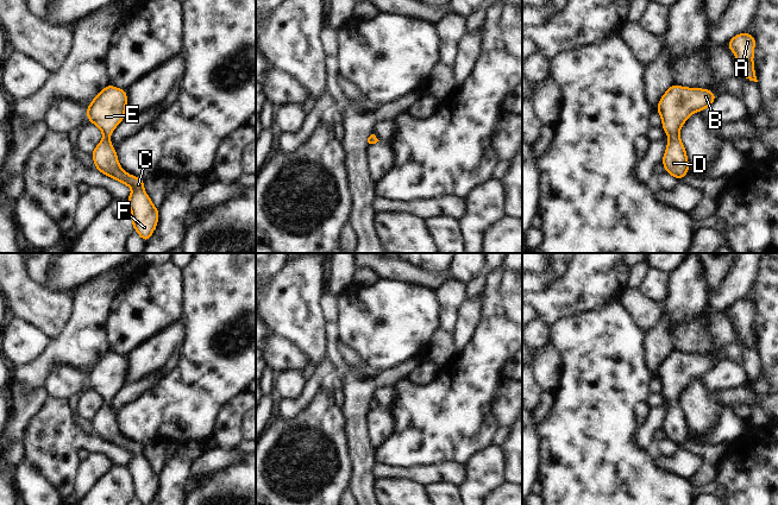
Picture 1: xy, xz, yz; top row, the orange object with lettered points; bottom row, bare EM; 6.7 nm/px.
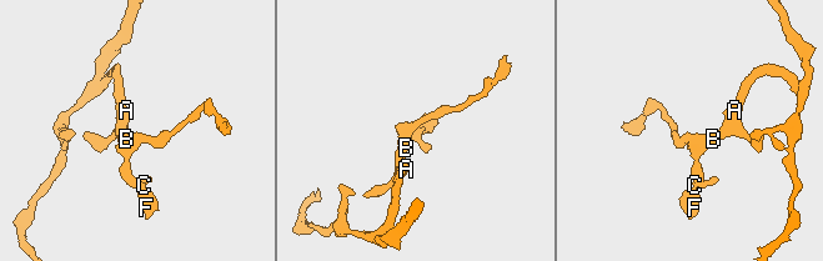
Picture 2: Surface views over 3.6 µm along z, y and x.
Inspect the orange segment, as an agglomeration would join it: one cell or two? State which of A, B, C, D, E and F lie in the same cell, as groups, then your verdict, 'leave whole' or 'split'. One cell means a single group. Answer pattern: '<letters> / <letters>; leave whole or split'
A B C D E F; leave whole

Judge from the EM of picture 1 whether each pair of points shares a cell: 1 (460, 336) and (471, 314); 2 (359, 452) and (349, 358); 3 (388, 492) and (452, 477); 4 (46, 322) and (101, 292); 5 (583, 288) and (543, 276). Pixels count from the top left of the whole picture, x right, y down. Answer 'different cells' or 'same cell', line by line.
1: same cell
2: different cells
3: different cells
4: different cells
5: same cell

